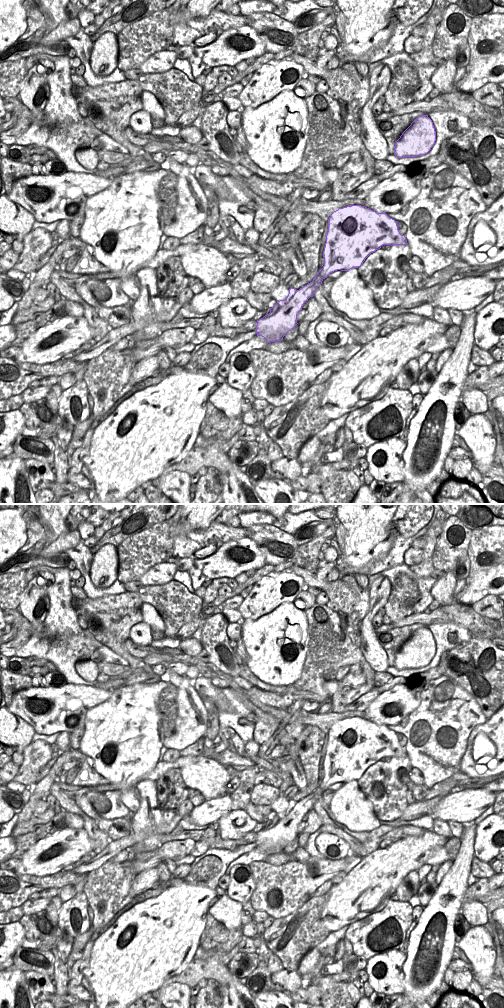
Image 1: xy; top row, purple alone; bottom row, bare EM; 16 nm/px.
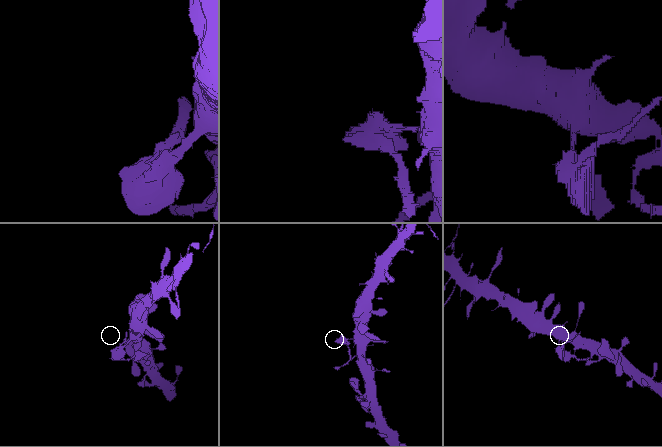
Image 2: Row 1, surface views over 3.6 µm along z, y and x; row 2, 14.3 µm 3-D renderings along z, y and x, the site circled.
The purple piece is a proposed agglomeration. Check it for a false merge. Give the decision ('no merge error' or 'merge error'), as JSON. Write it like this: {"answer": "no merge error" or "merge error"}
{"answer": "no merge error"}

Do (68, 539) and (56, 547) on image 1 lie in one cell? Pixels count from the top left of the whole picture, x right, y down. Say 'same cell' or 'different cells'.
same cell

